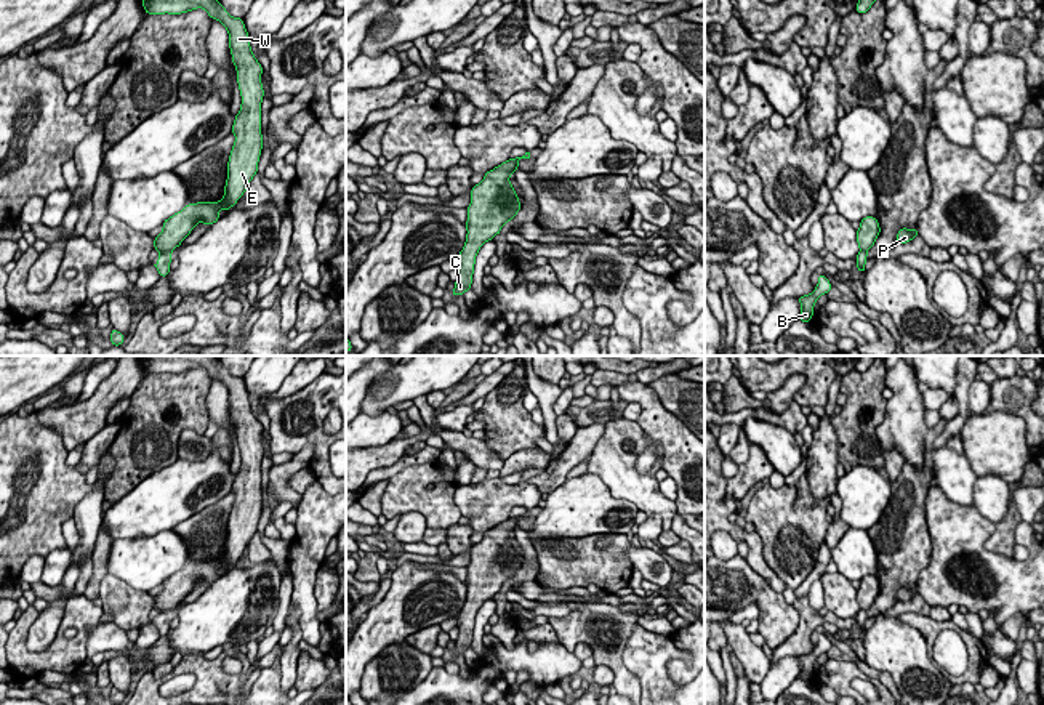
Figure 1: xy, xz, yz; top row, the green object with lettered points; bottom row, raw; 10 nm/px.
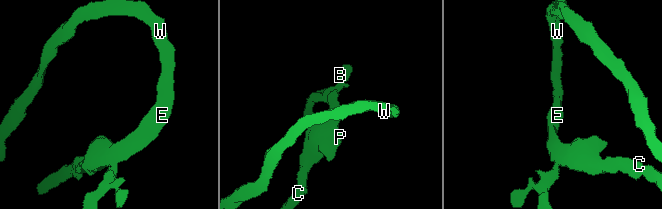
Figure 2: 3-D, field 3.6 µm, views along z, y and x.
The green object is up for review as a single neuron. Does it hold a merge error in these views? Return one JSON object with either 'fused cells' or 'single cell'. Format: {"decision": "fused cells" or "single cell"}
{"decision": "fused cells"}

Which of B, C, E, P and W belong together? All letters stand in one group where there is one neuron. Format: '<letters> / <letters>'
B / C E P W

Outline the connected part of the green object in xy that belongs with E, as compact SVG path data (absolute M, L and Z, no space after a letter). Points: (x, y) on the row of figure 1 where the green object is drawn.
M143 0L147 14L181 14L203 8L211 19L218 19L229 32L229 48L237 69L237 83L242 96L240 112L235 115L232 133L235 143L227 162L224 197L219 202L187 203L181 212L163 221L163 231L154 237L154 250L171 252L191 234L197 223L215 224L218 212L229 210L247 191L258 171L263 149L261 135L261 85L263 66L251 53L248 32L242 18L232 18L216 0Z

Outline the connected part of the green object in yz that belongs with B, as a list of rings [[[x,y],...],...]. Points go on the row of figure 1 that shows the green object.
[[[820,274],[818,285],[815,287],[815,290],[810,295],[797,296],[797,300],[799,300],[801,306],[802,306],[802,311],[801,311],[799,317],[797,317],[797,320],[810,322],[810,317],[813,316],[815,301],[823,293],[828,293],[831,288],[833,288],[833,285],[826,279],[826,276]]]

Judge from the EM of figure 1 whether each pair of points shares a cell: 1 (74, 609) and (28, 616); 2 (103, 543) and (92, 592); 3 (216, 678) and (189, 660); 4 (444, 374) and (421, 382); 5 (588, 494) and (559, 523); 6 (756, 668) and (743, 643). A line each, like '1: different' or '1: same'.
1: same
2: same
3: same
4: same
5: same
6: same

